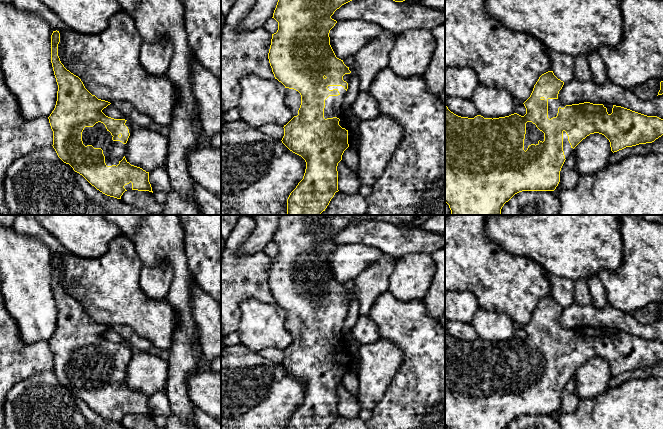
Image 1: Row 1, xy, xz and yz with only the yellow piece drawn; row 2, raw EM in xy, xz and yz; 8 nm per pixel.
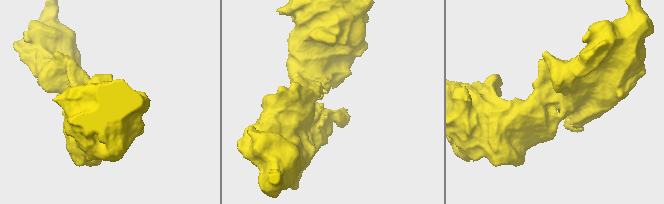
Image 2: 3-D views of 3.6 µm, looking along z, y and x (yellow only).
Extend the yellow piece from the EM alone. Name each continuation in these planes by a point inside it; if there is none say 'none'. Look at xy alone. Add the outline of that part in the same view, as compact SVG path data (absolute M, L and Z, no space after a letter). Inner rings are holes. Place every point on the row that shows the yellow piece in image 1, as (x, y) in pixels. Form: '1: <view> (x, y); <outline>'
1: xy (97, 136); M101 122L96 123L93 127L85 127L82 132L82 141L85 146L92 145L94 148L101 148L106 165L117 166L126 154L126 144L113 141L112 137Z

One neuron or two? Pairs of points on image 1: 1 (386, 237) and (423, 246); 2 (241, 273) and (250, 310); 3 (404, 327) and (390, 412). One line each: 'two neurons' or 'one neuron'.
1: one neuron
2: two neurons
3: one neuron

